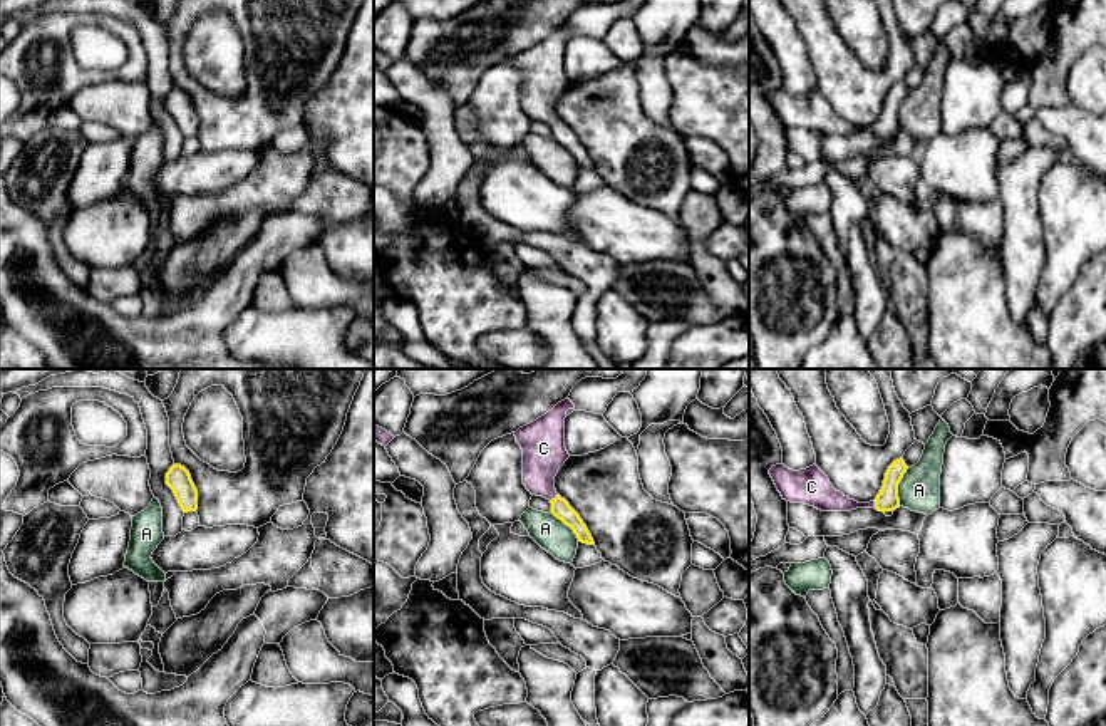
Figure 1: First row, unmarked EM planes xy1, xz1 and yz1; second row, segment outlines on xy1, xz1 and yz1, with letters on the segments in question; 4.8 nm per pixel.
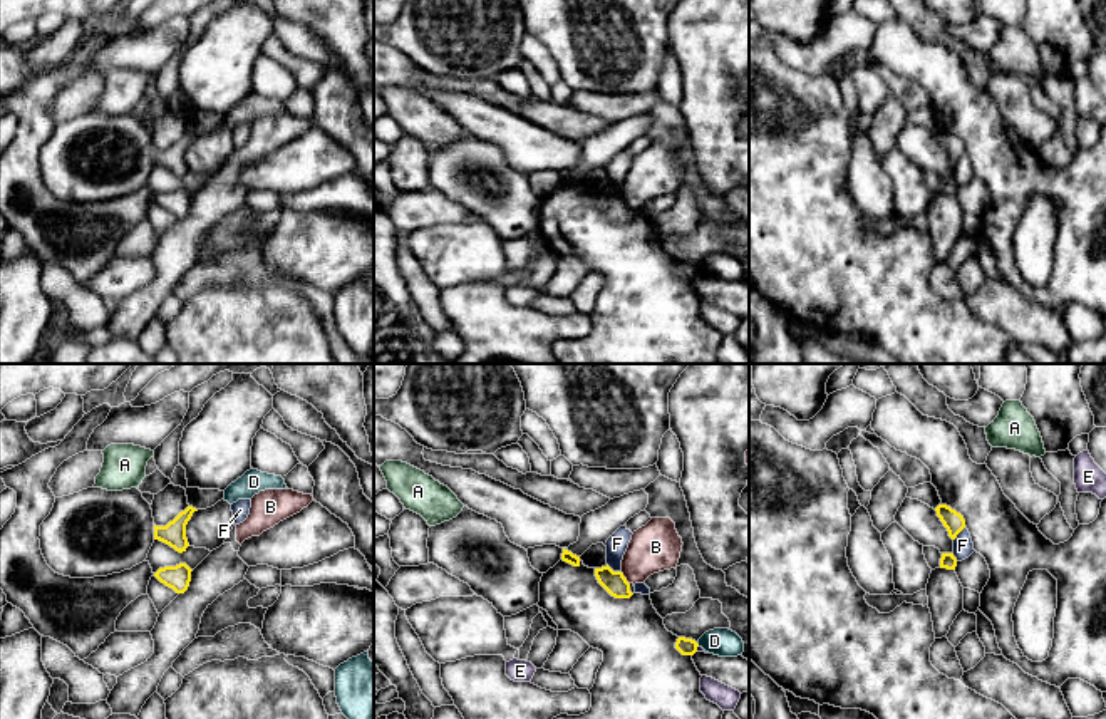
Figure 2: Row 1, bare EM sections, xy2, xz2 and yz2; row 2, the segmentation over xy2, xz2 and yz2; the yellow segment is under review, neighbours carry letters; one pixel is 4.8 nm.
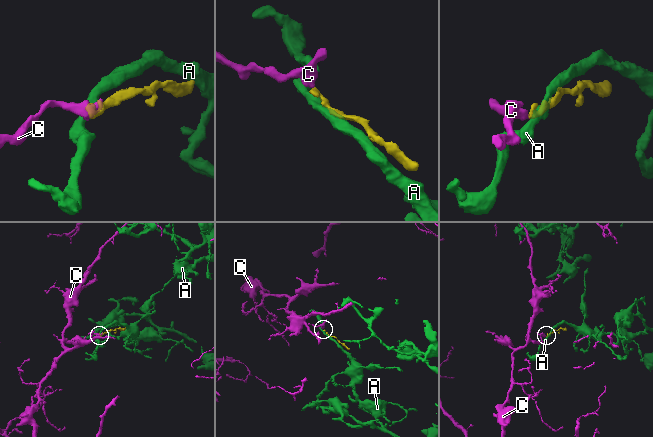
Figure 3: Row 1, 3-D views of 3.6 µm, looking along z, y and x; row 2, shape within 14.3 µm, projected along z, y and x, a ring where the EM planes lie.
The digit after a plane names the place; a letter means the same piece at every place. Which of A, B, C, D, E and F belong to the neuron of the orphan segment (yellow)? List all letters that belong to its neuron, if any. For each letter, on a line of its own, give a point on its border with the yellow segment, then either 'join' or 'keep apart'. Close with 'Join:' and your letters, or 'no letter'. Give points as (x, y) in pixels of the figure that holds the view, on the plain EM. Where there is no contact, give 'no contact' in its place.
A: meets yellow in yz1 at (897, 111); keep apart
B: meets yellow in xz2 at (625, 203); keep apart
C: meets yellow in xz1 at (555, 123); join
D: meets yellow in xz2 at (697, 268); keep apart
E: meets yellow in xz2 at (696, 274); keep apart
F: meets yellow in xz2 at (612, 195); keep apart
Join: C

